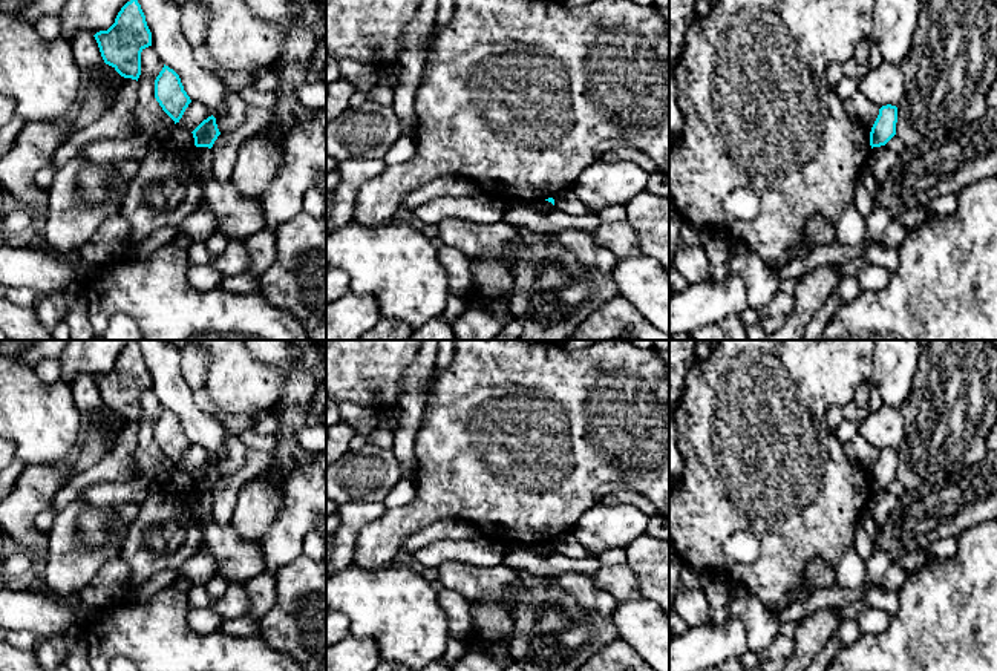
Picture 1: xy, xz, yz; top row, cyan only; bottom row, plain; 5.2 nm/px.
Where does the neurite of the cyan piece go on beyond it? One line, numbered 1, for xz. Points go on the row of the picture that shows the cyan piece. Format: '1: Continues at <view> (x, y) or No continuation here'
1: No continuation here

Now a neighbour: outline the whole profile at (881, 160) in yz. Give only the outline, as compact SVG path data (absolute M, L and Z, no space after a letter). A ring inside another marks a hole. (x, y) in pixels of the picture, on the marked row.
M885 146L873 147L865 167L873 173L876 184L881 184L897 159L899 155L888 150Z

